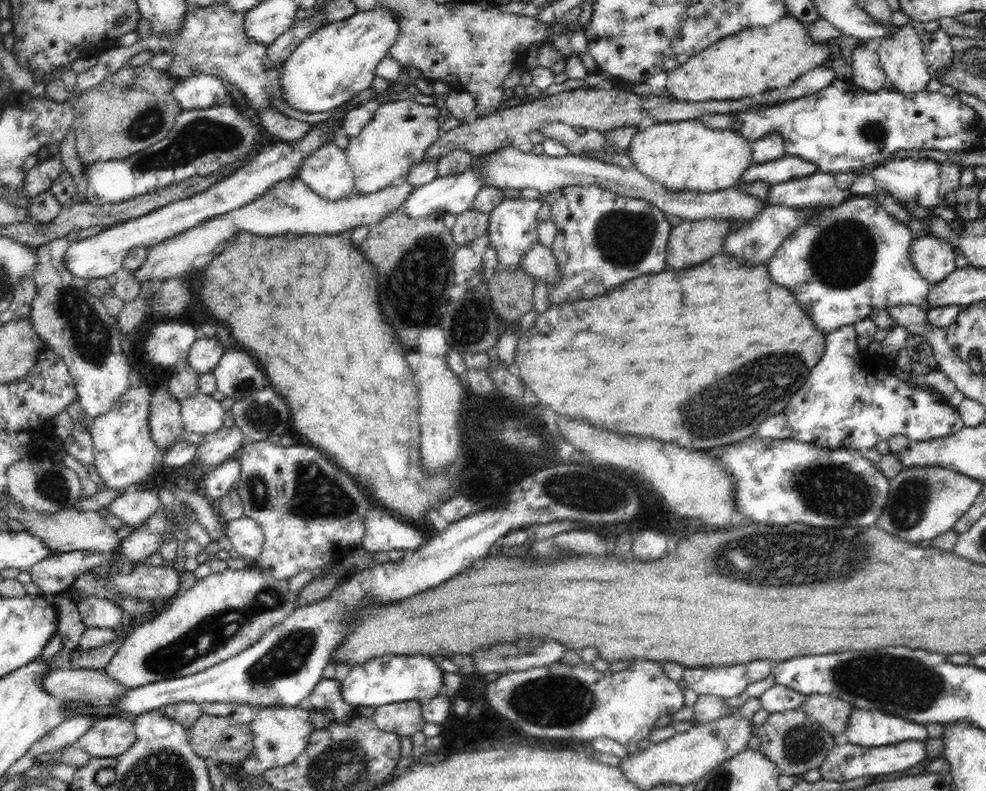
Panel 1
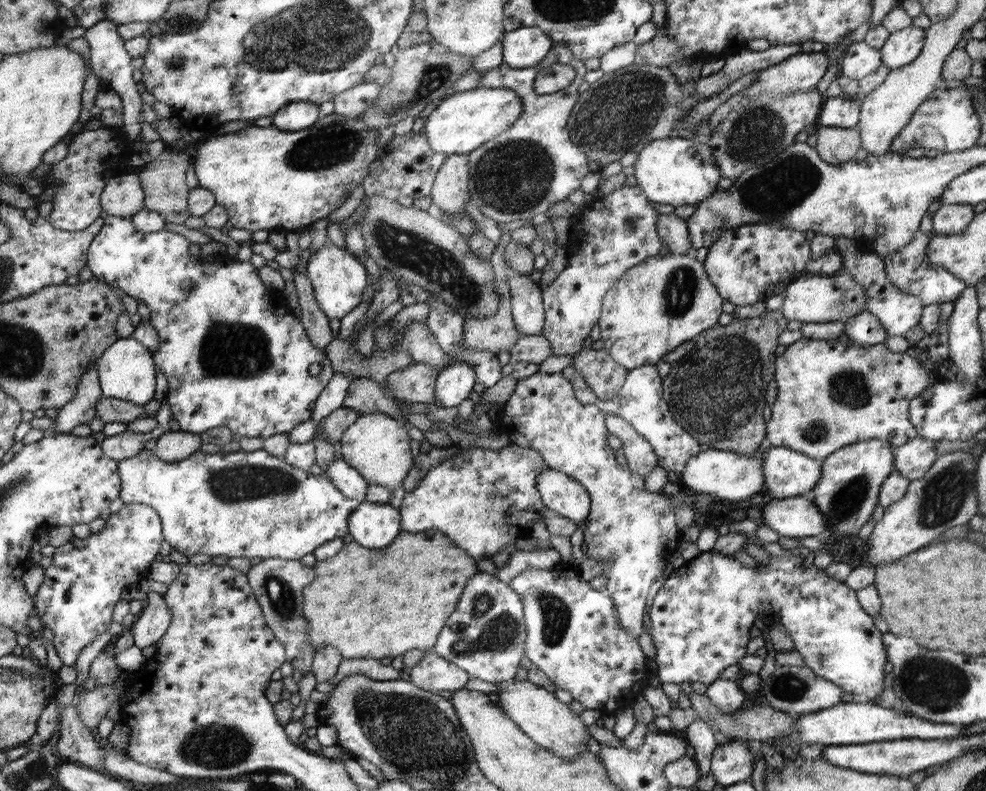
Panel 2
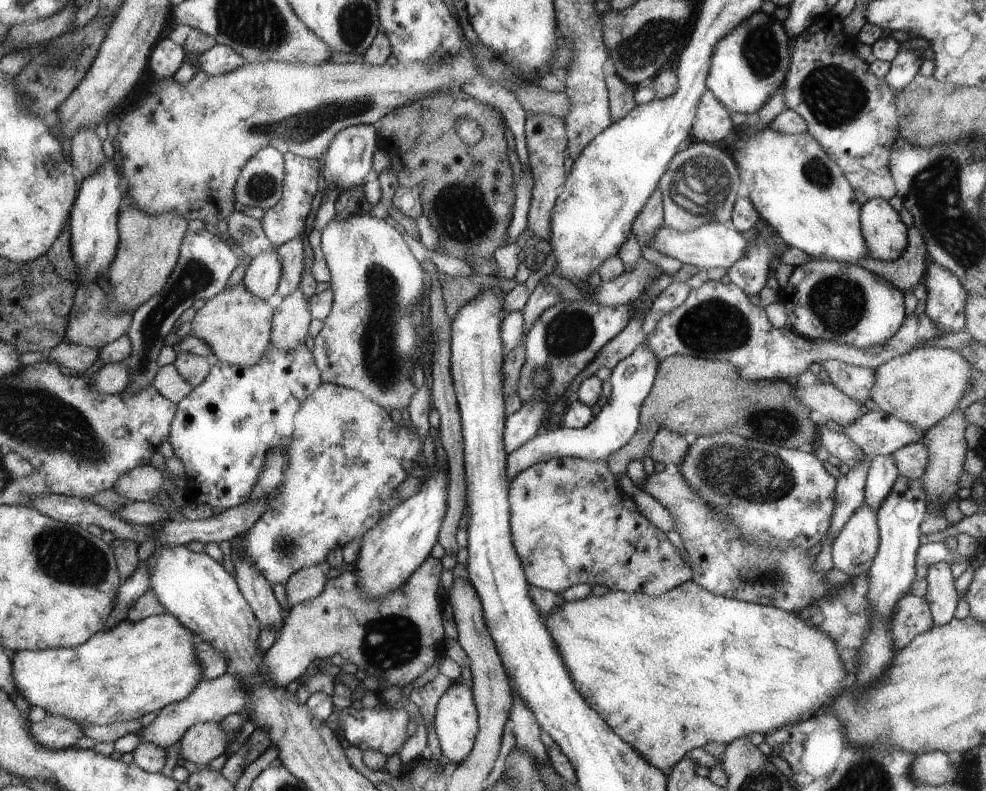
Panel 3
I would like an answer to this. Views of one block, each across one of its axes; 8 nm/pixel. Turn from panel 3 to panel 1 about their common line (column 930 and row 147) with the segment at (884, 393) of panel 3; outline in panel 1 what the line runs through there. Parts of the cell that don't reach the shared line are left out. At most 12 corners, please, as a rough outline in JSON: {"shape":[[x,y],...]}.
{"shape":[[382,101],[349,139],[355,195],[407,181],[437,106]]}

